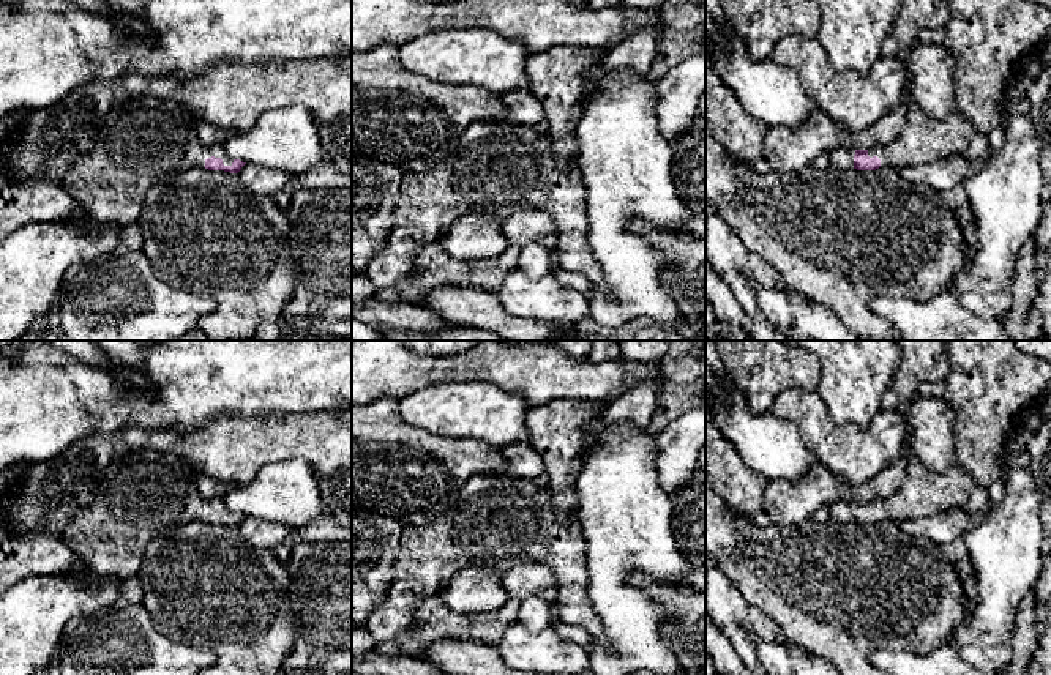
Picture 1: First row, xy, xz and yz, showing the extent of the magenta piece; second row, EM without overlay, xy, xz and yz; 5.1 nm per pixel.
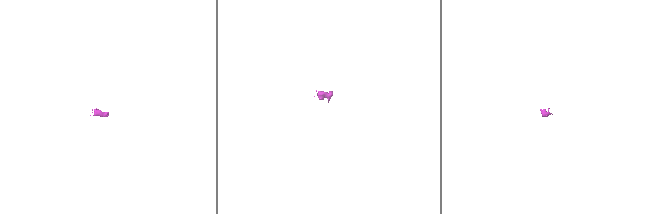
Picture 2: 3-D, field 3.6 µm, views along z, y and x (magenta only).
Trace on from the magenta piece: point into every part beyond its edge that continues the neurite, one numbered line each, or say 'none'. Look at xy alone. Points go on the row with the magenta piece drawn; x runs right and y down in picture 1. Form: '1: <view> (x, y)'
1: xy (142, 141)

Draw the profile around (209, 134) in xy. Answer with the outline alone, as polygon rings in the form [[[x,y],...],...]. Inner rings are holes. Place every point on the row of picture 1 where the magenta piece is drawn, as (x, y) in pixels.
[[[199,121],[199,139],[205,147],[224,145],[232,136],[234,131],[230,129],[218,128],[207,121]]]

